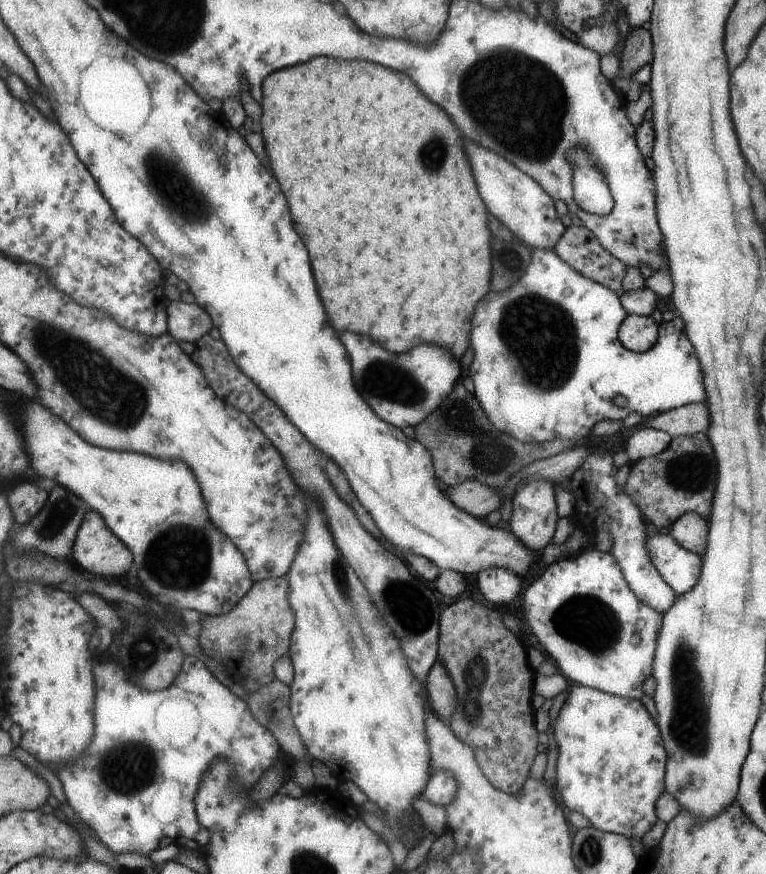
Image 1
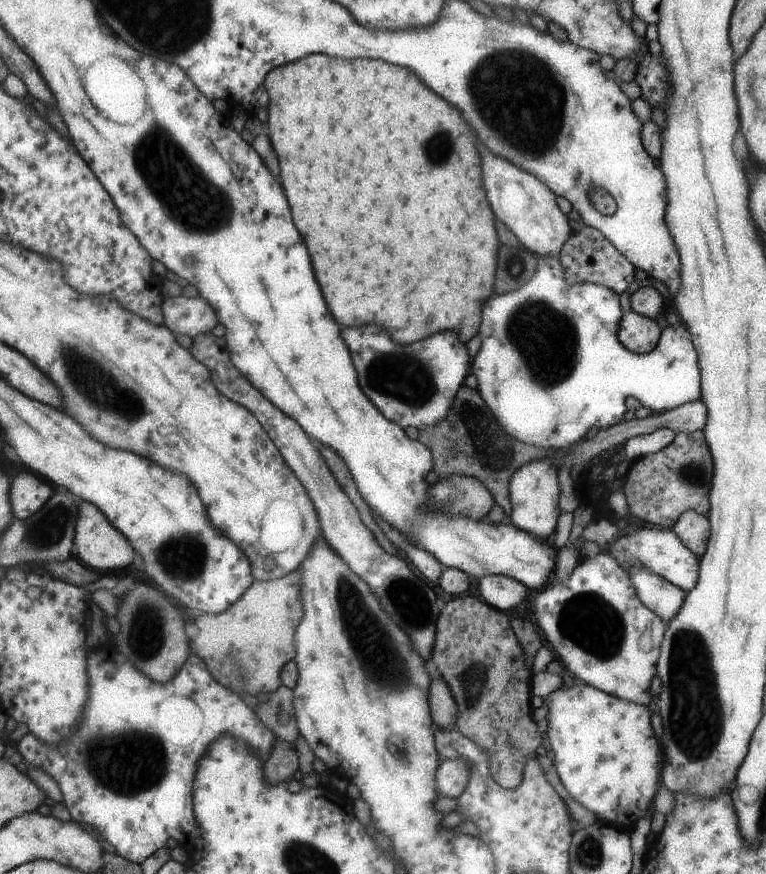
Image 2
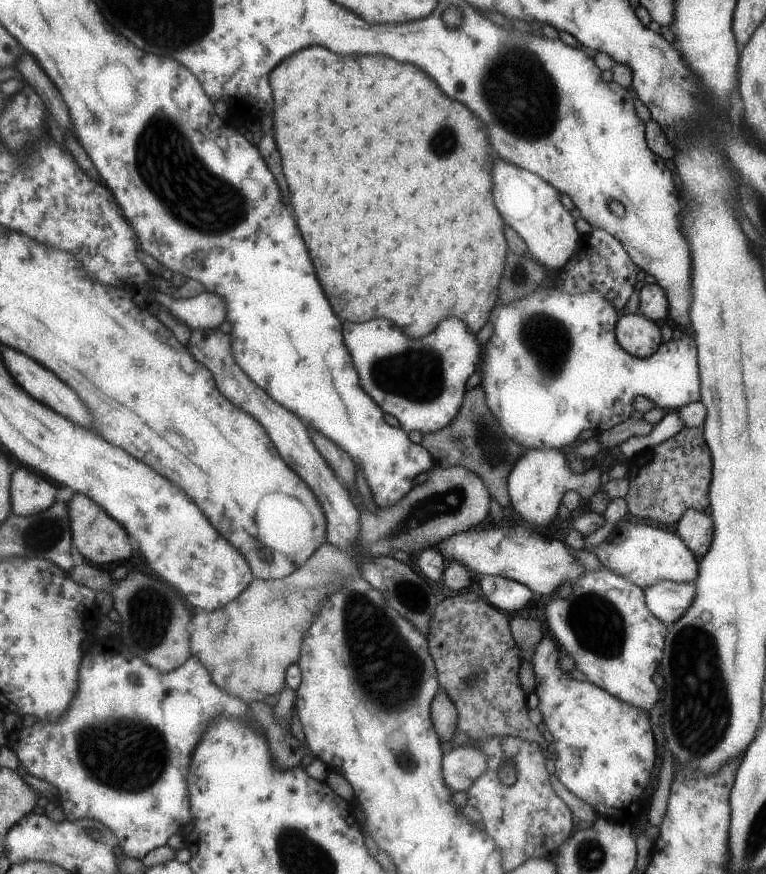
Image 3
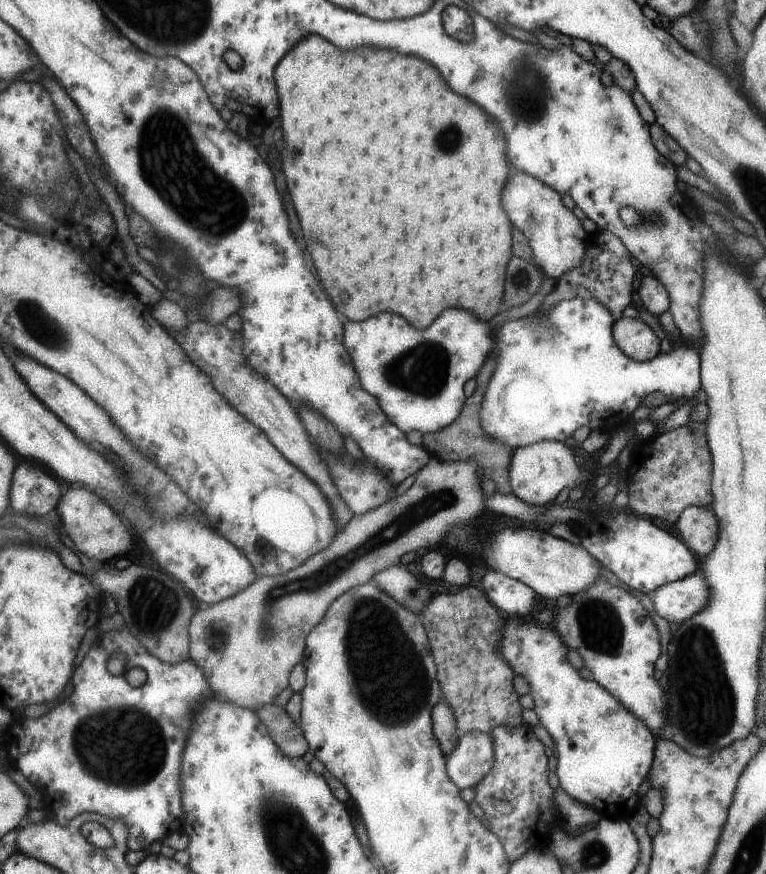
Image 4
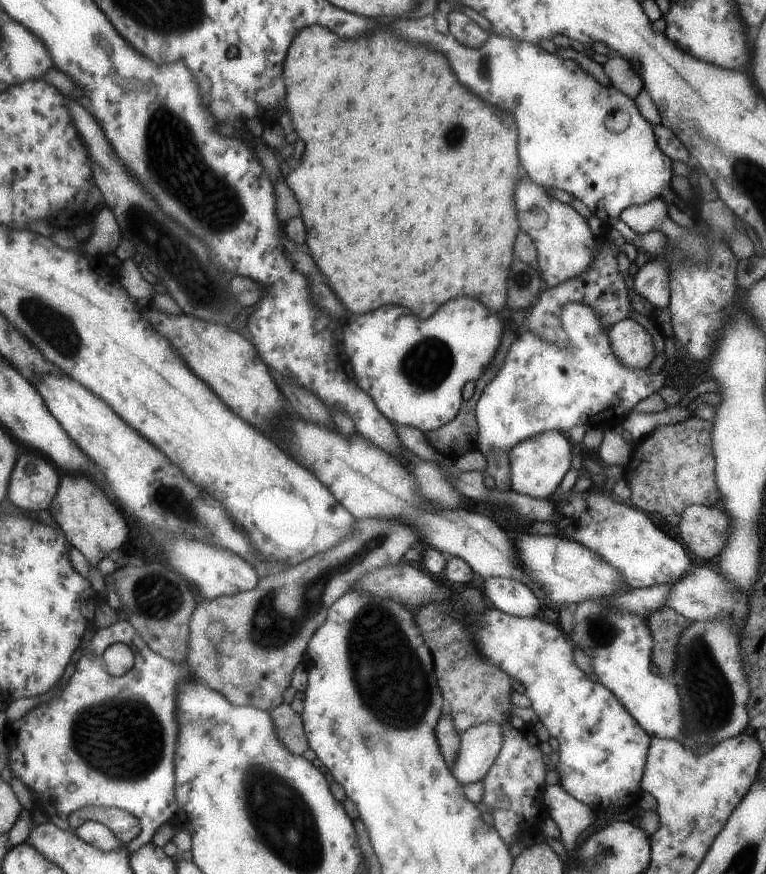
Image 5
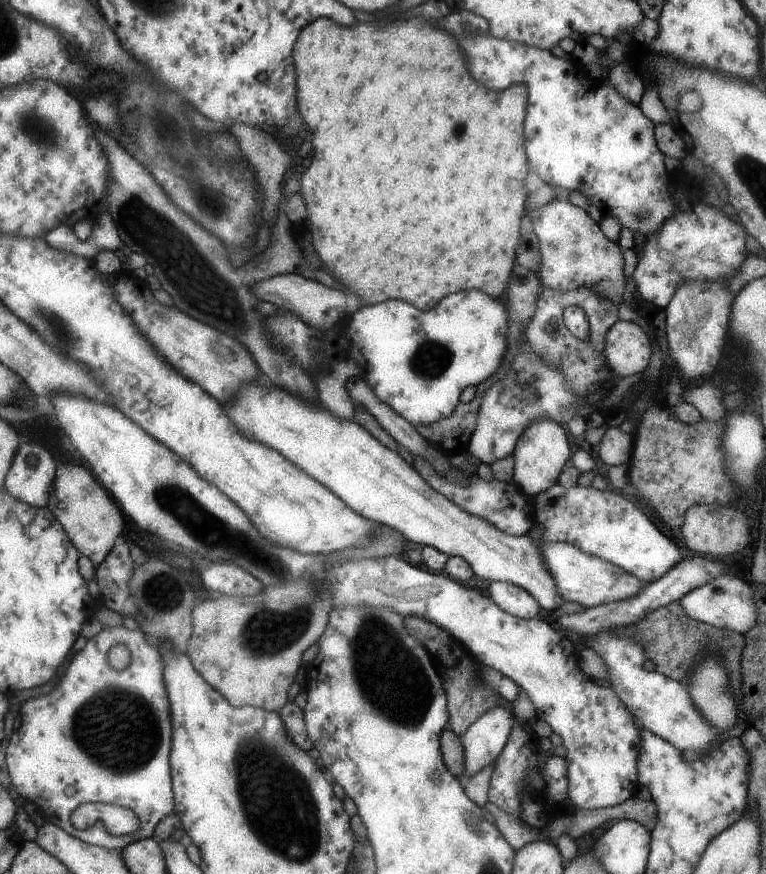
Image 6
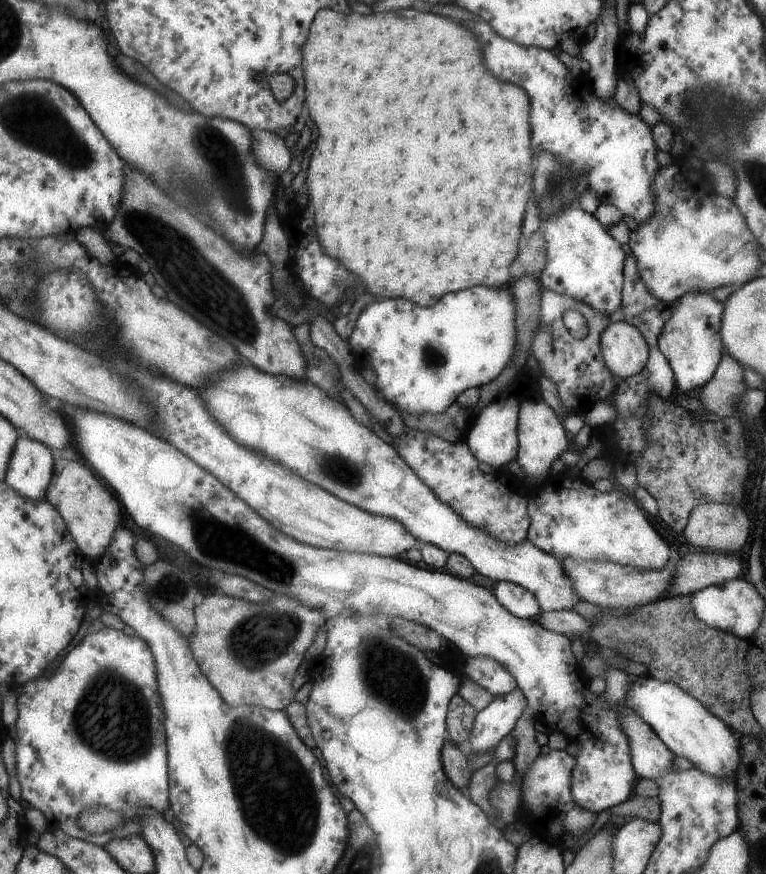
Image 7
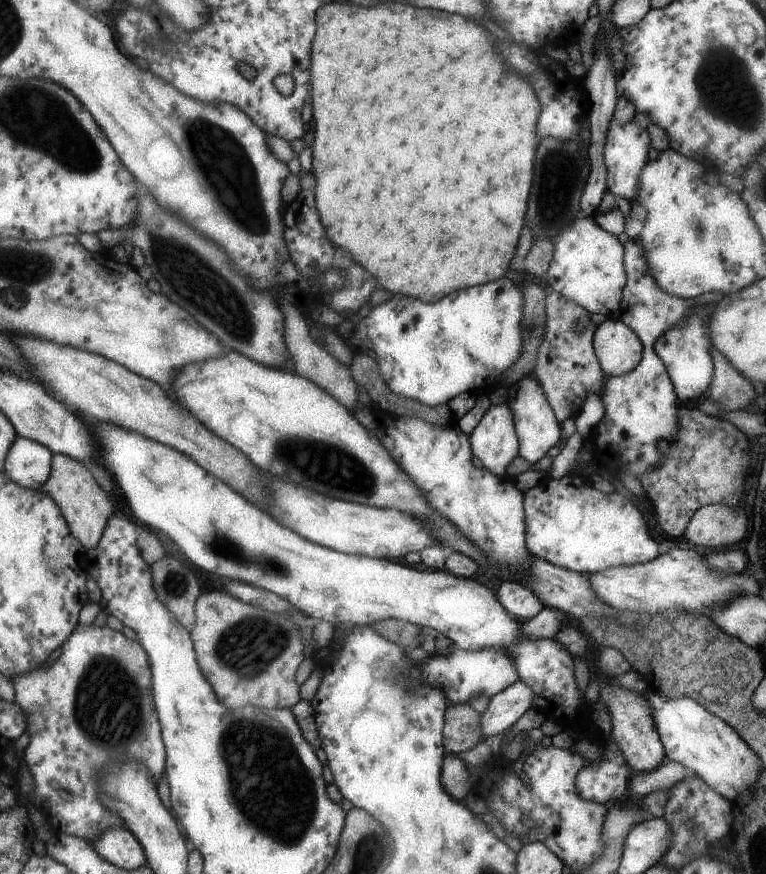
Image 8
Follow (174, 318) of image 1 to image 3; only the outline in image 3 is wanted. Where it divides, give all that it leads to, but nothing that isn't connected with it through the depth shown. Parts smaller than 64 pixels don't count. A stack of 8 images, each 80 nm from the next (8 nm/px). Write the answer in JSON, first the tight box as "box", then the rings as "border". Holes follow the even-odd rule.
{"box":[148,291,225,331],"border":[[[149,291],[148,296],[151,296],[153,303],[186,324],[191,331],[195,328],[217,328],[225,320],[225,302],[213,292],[199,294],[189,300],[174,300],[169,295],[153,291]]]}

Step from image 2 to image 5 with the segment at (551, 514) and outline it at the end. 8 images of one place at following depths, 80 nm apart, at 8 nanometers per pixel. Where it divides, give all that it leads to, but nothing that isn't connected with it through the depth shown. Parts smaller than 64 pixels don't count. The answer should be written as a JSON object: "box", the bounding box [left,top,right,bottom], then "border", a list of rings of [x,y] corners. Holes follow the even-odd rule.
{"box":[508,429,571,499],"border":[[[549,429],[521,440],[508,450],[510,464],[509,490],[531,496],[531,498],[545,499],[557,491],[563,475],[569,470],[571,460],[571,444],[559,431]]]}

